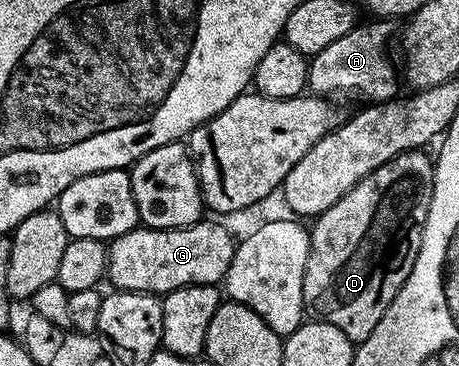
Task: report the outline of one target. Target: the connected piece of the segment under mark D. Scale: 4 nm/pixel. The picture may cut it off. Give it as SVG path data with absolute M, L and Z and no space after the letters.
M418 149L415 151L405 151L402 155L391 157L391 161L387 161L383 165L379 165L379 169L367 173L367 177L363 177L359 181L359 185L355 185L343 198L335 201L335 205L331 205L331 209L327 209L321 215L316 216L314 223L317 224L312 224L309 233L307 269L303 277L303 301L305 302L305 310L314 320L335 325L335 329L343 329L343 333L347 333L347 337L353 340L354 344L361 344L375 329L375 325L379 325L383 313L387 313L391 301L395 301L399 289L405 284L407 277L411 273L411 269L415 265L415 257L421 248L421 234L425 228L427 213L431 205L431 193L433 192L434 160L430 156L428 159L425 154L426 152L424 150Z

